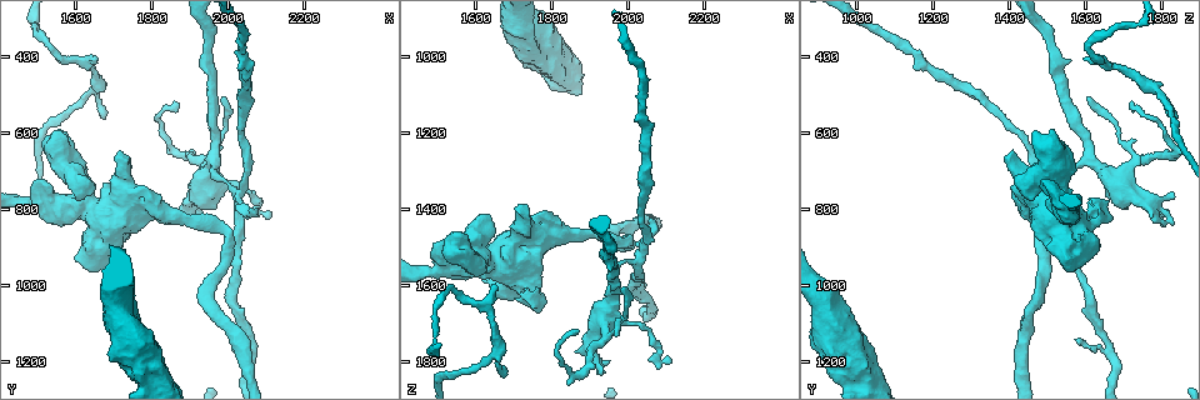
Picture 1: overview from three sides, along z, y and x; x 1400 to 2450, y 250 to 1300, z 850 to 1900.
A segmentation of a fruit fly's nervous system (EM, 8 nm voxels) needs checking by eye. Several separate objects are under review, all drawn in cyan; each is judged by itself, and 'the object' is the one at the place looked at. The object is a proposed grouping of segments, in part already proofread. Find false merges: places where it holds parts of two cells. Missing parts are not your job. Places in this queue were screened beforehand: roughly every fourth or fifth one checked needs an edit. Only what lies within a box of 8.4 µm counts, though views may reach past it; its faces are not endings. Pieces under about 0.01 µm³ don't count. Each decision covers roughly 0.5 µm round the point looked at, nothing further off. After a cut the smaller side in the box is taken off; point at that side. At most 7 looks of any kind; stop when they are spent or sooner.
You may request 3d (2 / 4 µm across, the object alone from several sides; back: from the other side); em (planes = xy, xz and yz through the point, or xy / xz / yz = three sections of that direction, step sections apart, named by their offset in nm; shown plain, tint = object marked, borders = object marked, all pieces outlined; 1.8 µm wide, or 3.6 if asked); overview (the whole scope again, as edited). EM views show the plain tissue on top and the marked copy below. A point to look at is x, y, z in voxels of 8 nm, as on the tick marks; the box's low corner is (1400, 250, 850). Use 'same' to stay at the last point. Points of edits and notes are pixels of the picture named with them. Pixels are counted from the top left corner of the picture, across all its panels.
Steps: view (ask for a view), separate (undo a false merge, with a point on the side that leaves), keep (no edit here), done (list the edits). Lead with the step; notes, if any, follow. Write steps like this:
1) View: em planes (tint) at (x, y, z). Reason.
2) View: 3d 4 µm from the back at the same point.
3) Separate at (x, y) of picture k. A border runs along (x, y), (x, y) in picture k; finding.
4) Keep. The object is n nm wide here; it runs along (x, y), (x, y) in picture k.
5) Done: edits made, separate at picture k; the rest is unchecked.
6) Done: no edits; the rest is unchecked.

View: em 3.6 µm xy step 4 (tint) at (2010, 740, 1540). Four arms meet.

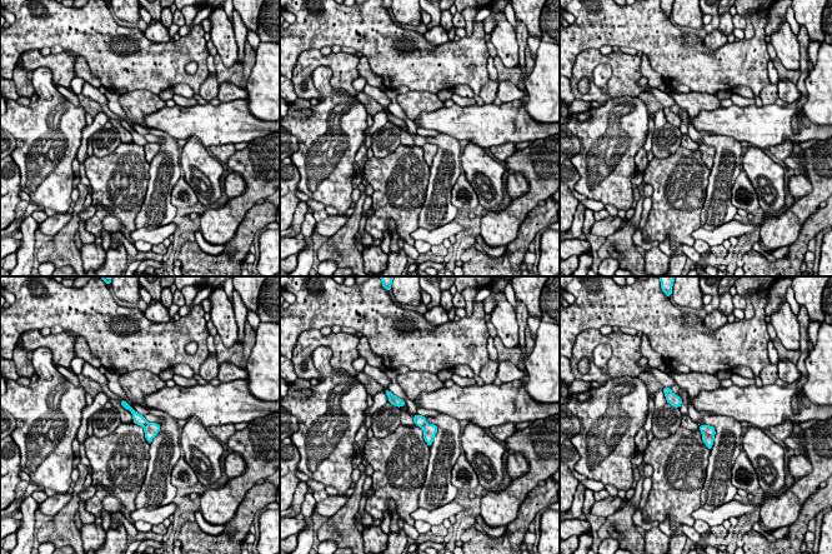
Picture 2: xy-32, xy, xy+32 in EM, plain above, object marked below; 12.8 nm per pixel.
View: em 3.6 µm planes (tint) at the same point. Another direction.

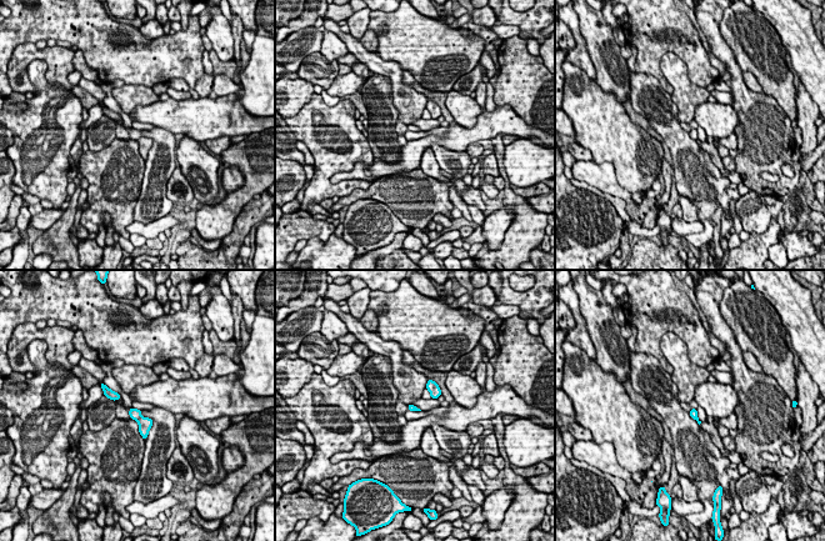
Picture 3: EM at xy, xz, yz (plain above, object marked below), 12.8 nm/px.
Separate at (145, 424) of picture 3. The object is 90 nm wide here; a border runs along (141, 416), (136, 420) in picture 3; a second cell is stuck on.

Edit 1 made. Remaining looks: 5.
View: overview.

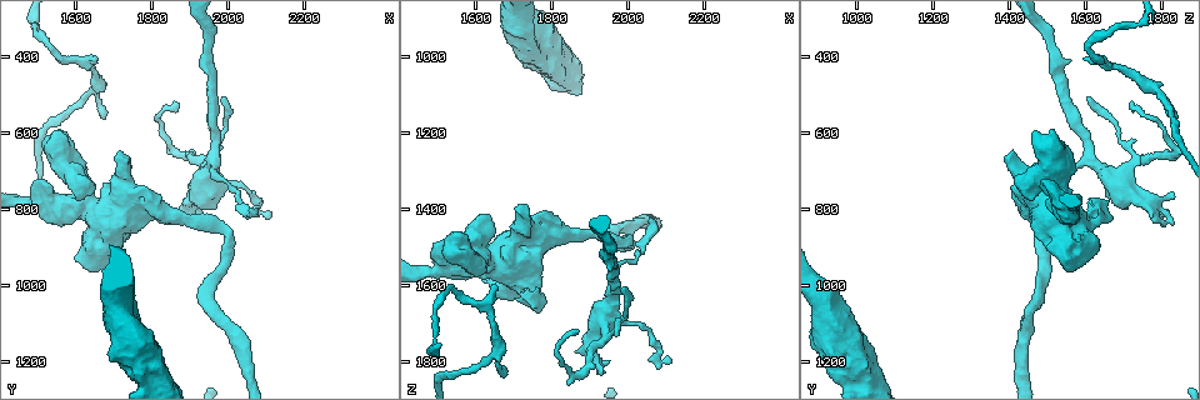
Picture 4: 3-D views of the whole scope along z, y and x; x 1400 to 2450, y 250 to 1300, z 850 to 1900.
View: 3d 4 µm at (1725, 785, 1480). Calibre changes.

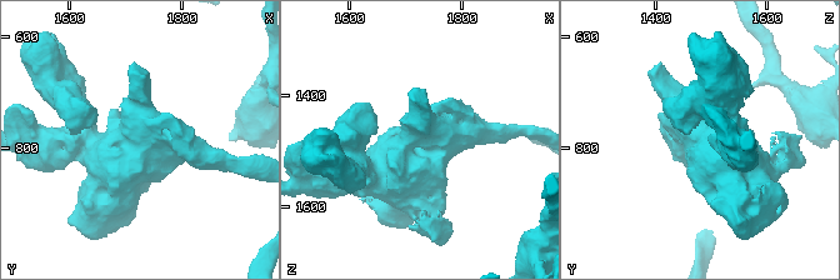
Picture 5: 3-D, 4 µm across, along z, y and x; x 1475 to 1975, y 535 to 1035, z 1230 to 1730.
View: em 3.6 µm planes (tint) at (1725, 790, 1475). Need the tissue.

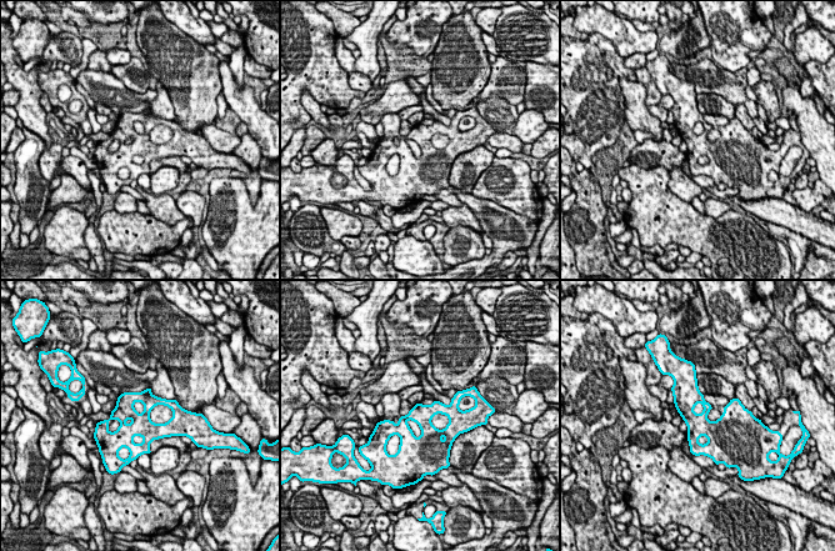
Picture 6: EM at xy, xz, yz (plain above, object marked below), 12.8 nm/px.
Keep. It runs along (456, 419), (430, 410), (385, 427) in picture 6; all the same cell.

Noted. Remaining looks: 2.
View: 3d 4 µm at (1545, 625, 1500). Thick turns thin.

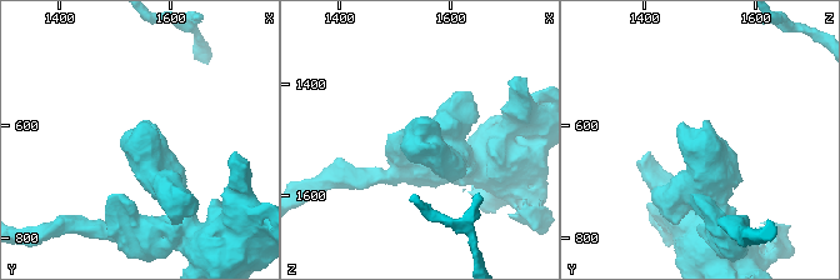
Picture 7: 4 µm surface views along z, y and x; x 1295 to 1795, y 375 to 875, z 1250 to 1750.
View: em xz step 4 (borders) at (1550, 625, 1490).

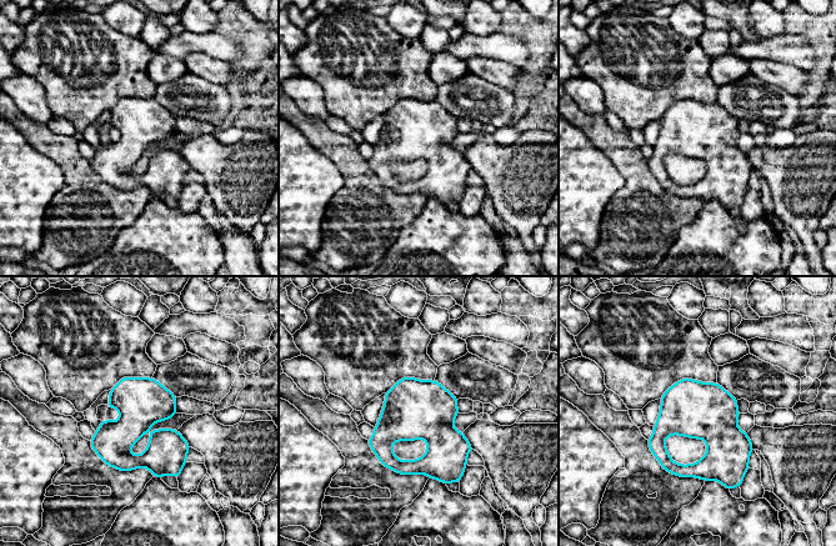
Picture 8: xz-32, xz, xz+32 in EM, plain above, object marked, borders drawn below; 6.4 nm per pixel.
Keep. One cell here.

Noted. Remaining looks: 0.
Done: edits made, separate at picture 3; the rest is unchecked.

